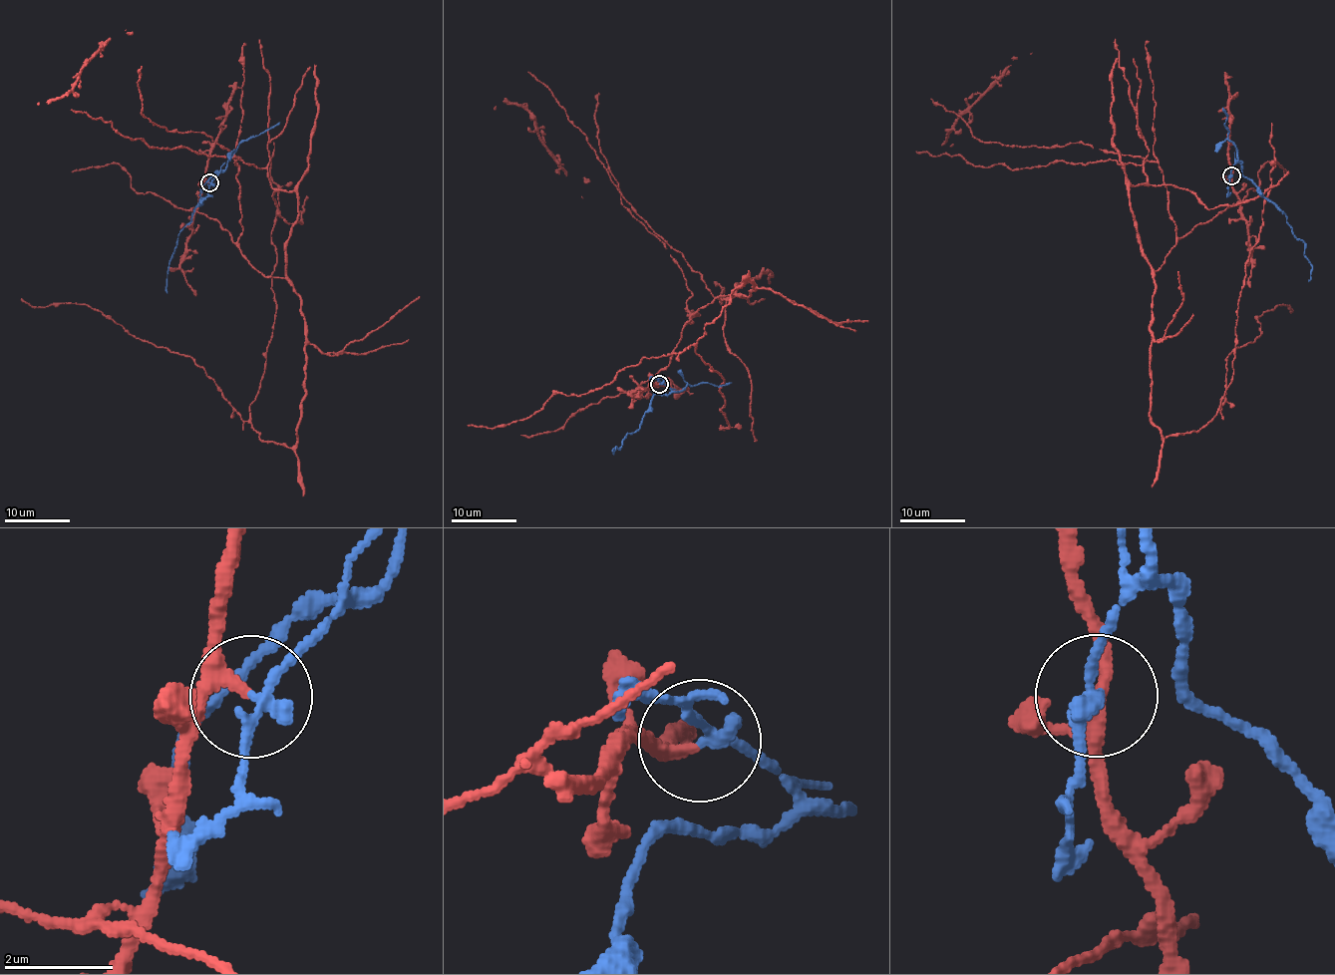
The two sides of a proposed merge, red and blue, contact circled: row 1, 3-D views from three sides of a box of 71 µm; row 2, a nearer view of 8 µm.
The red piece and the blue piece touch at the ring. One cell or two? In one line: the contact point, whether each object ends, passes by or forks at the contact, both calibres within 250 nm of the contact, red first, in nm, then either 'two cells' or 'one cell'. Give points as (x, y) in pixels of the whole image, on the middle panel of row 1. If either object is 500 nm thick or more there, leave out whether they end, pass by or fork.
place (659, 384); red passes by; blue passes by; calibres 170 and 240 nm; two cells

